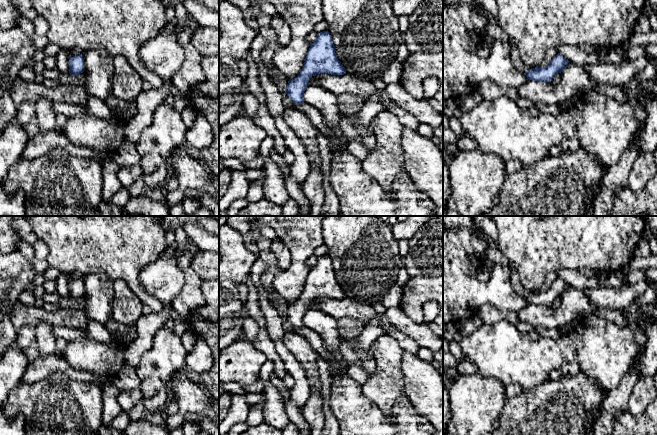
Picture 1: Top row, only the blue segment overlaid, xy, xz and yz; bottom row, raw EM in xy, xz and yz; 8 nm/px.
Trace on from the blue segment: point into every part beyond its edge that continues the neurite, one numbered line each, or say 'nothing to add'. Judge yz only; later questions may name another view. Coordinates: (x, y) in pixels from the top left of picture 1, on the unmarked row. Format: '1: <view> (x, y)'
nothing to add

